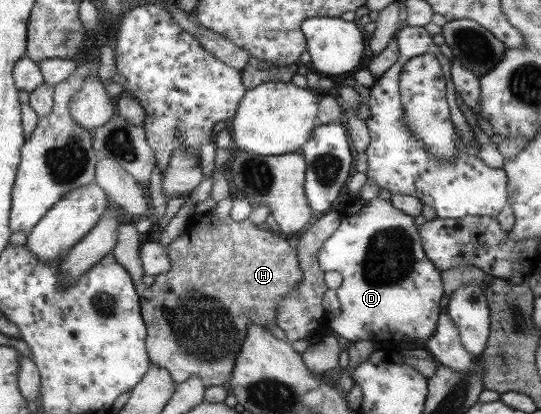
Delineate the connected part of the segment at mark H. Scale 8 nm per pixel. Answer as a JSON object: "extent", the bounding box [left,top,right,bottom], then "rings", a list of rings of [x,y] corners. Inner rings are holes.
{"extent":[140,210,303,387],"rings":[[[213,210],[207,213],[194,215],[194,219],[189,223],[189,227],[187,227],[184,233],[173,241],[173,243],[170,243],[169,247],[172,263],[171,271],[156,276],[156,279],[151,286],[144,287],[140,290],[143,317],[145,318],[148,327],[146,344],[148,352],[150,353],[152,365],[163,366],[165,369],[168,369],[174,377],[174,380],[179,384],[190,380],[193,376],[199,376],[203,379],[207,387],[213,387],[213,385],[225,385],[225,383],[229,383],[232,378],[236,359],[238,358],[243,342],[247,337],[248,325],[250,323],[258,323],[259,325],[267,325],[267,327],[269,327],[271,321],[277,325],[278,305],[290,291],[293,291],[298,286],[300,279],[303,277],[303,270],[301,270],[301,264],[299,264],[298,249],[294,247],[291,242],[289,243],[289,241],[281,238],[281,234],[267,229],[265,226],[259,226],[250,219],[239,222],[235,221],[229,215],[225,220],[221,220]]]}

